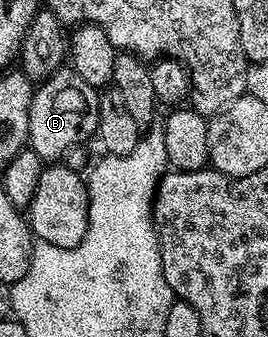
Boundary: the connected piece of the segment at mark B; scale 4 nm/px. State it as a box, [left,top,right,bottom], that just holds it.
[28,68,100,164]

